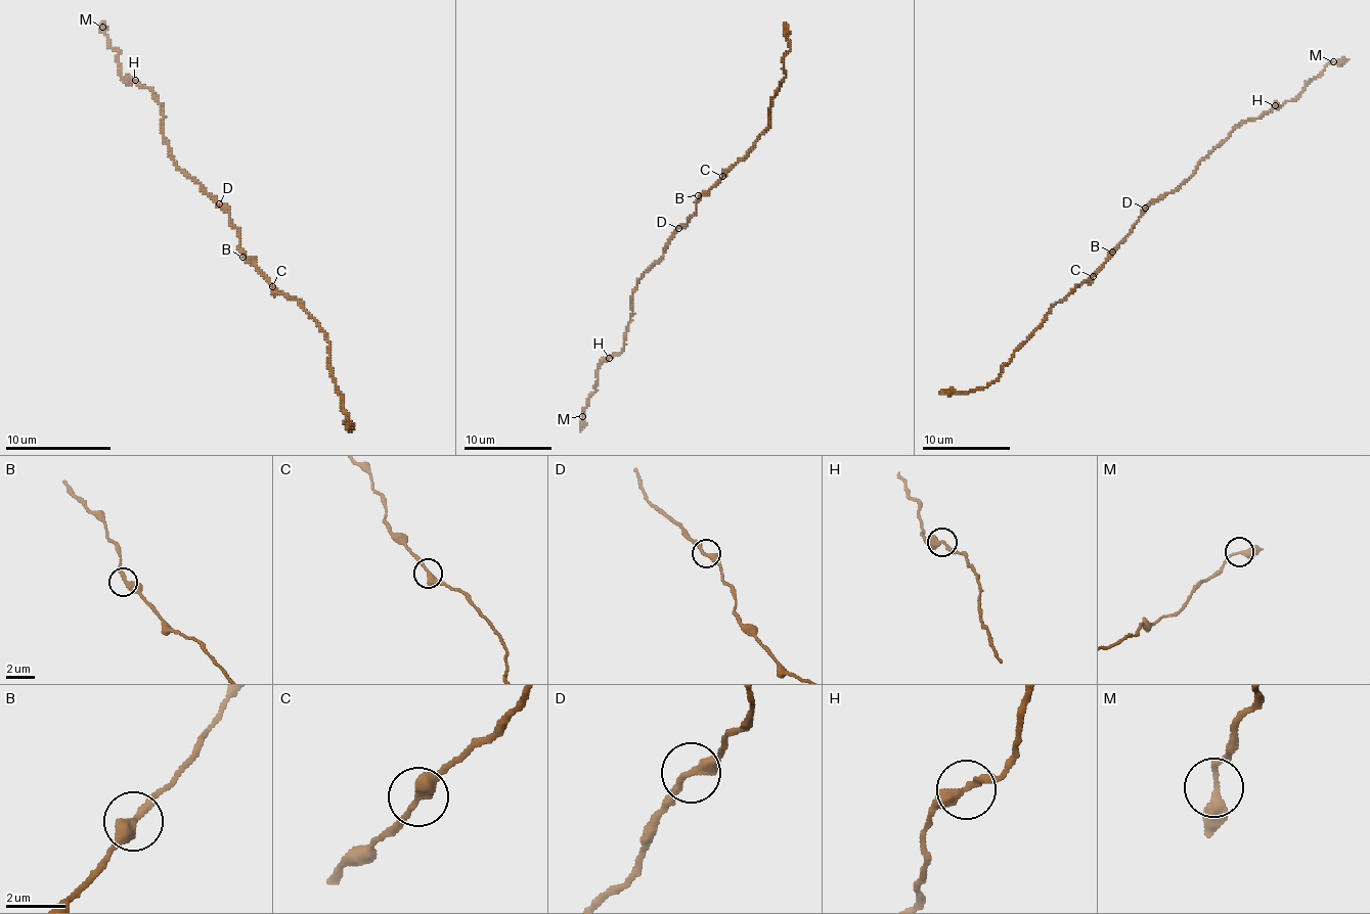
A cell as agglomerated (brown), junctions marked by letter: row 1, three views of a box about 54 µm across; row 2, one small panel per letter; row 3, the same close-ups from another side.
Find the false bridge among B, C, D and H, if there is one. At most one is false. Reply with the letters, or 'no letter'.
no letter

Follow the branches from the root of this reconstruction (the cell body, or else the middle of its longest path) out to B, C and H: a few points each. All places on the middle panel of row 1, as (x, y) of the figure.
B: (688, 222), (696, 211), (698, 195)
C: (688, 222), (696, 211), (696, 201), (722, 176)
H: (688, 222), (672, 235), (663, 255), (639, 278), (632, 293), (632, 316), (624, 347), (619, 353), (609, 357)

